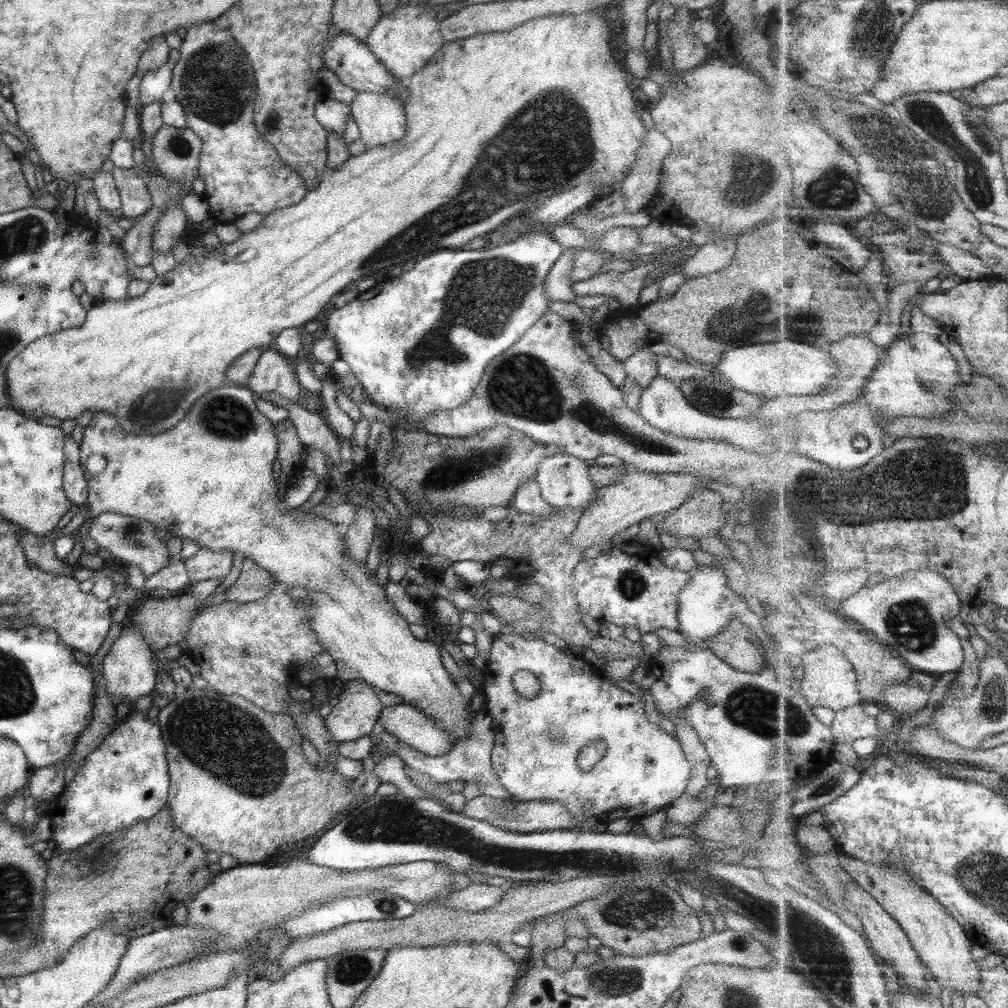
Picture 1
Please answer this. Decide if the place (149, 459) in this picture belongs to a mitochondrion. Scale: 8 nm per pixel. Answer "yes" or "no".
no

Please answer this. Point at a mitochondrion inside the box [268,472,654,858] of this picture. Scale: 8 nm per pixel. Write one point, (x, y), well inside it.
(631, 585)

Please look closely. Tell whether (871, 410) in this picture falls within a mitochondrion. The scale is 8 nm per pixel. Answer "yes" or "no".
no

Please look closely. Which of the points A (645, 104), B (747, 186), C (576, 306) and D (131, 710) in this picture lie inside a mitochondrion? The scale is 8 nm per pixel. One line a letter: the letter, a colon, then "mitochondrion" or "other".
A: other
B: mitochondrion
C: other
D: other

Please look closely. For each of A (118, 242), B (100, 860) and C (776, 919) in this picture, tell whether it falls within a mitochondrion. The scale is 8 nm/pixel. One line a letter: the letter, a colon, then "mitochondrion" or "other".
A: other
B: mitochondrion
C: mitochondrion

